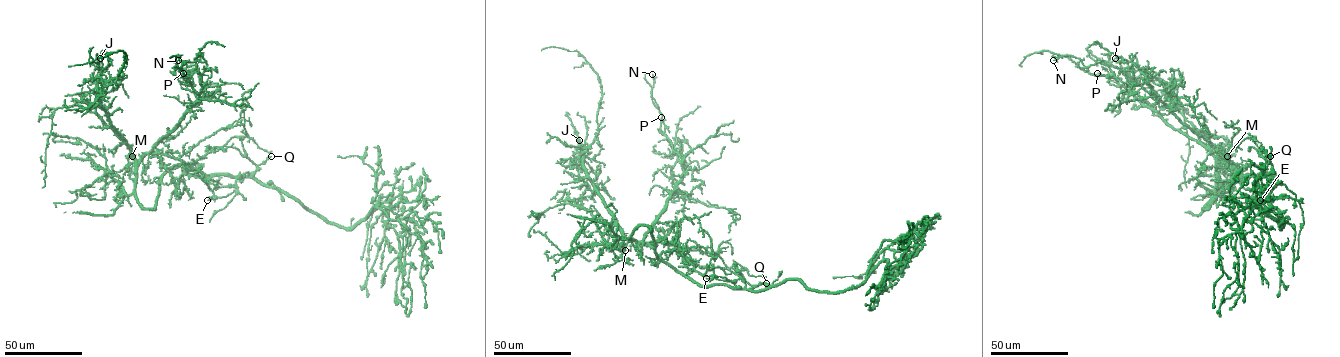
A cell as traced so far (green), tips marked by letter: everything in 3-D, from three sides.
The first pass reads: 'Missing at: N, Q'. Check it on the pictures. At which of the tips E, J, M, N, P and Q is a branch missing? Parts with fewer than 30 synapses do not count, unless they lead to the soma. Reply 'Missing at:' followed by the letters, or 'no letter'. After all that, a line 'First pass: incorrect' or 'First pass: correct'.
Missing at: N, Q
First pass: correct

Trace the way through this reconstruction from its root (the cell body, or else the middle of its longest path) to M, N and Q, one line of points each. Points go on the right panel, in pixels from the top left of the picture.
M: (1260, 169), (1250, 165), (1238, 171), (1222, 154), (1216, 163), (1217, 157), (1227, 156)
N: (1260, 169), (1238, 171), (1168, 106), (1141, 97), (1108, 66), (1086, 67), (1067, 55), (1053, 60)
Q: (1260, 169), (1268, 175), (1274, 176), (1270, 156)

